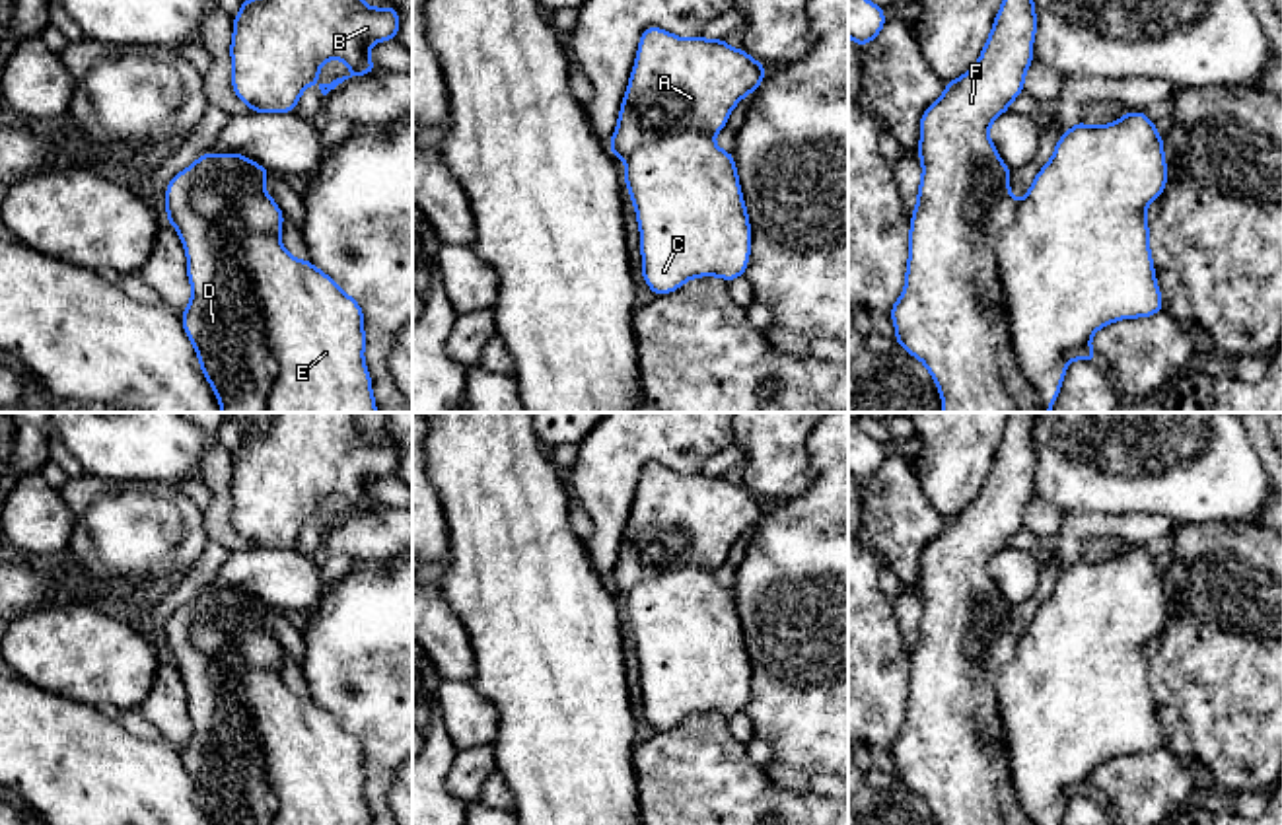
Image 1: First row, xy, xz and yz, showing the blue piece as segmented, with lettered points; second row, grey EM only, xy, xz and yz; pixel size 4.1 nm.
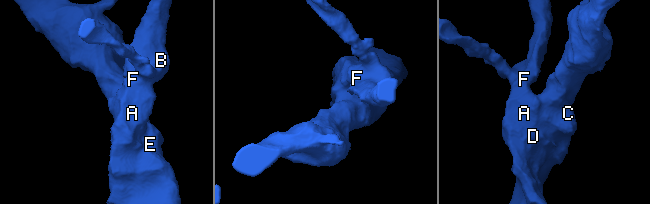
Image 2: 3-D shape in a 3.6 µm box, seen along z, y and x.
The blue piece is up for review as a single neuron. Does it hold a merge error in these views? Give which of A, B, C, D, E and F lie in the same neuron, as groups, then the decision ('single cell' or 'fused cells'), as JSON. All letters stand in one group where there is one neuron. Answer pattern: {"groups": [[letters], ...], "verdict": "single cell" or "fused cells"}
{"groups": [["A", "B", "D", "F"], ["C", "E"]], "verdict": "fused cells"}

